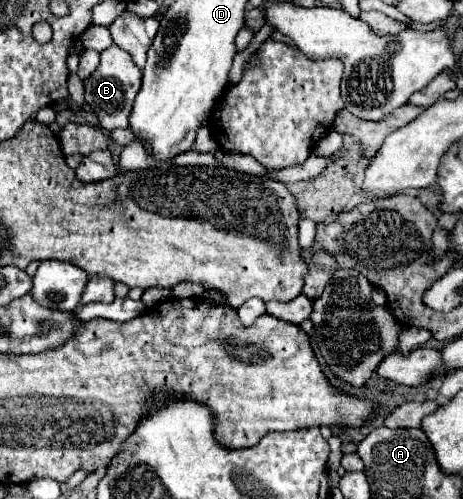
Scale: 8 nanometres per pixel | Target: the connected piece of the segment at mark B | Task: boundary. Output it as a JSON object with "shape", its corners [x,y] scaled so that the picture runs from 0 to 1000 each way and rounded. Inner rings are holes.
{"shape":[[[248,88],[216,106],[214,136],[179,164],[184,172],[184,204],[210,228],[222,261],[244,265],[253,257],[279,253],[279,228],[287,216],[287,200],[305,176],[305,140],[287,128],[283,112],[253,96]]]}

